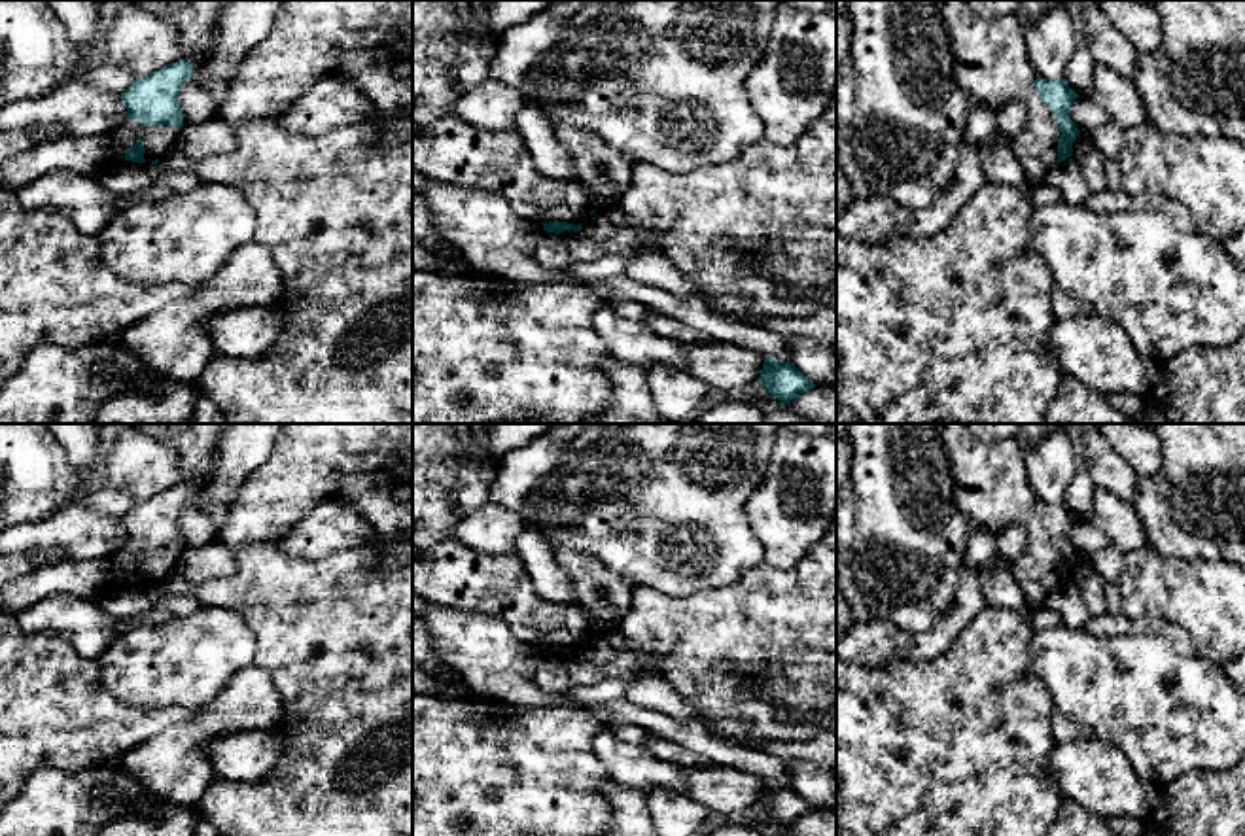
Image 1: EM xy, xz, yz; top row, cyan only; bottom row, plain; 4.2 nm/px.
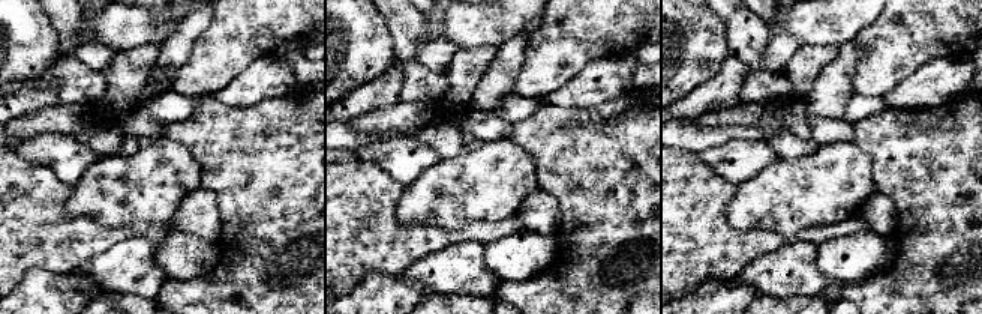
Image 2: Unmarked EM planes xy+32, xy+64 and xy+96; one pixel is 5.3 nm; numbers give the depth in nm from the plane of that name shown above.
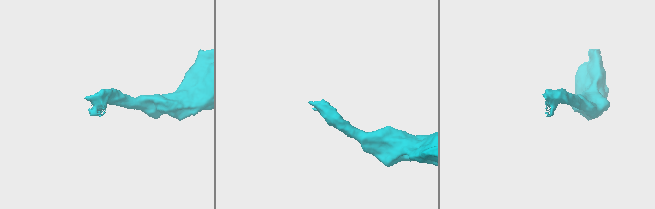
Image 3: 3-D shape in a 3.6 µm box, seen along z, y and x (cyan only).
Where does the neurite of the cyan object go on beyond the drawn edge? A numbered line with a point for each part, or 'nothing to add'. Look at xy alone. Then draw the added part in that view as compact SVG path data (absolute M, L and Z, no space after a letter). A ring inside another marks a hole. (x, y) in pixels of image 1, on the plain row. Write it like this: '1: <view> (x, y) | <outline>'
1: xy (157, 562) | M125 543L102 562L104 579L100 584L100 594L131 588L132 584L127 584L123 579L125 573L134 569L138 564L144 566L146 586L151 586L167 579L178 567L180 554L167 549L142 550L134 543Z

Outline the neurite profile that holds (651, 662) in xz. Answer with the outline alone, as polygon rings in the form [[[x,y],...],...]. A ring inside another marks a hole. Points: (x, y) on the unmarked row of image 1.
[[[619,628],[611,630],[607,636],[605,636],[605,641],[615,647],[617,651],[624,653],[624,654],[632,654],[636,656],[643,666],[645,666],[645,671],[649,675],[655,675],[655,677],[662,677],[662,668],[660,668],[660,658],[653,653],[645,653],[645,651],[638,651],[638,649],[632,649],[622,634],[619,632]]]

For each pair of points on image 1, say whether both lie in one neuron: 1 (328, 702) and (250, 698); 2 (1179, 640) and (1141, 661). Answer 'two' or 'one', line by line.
1: two
2: two

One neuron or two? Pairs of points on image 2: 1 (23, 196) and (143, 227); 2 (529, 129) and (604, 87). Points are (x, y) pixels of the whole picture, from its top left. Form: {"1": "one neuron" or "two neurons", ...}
{"1": "one neuron", "2": "two neurons"}

